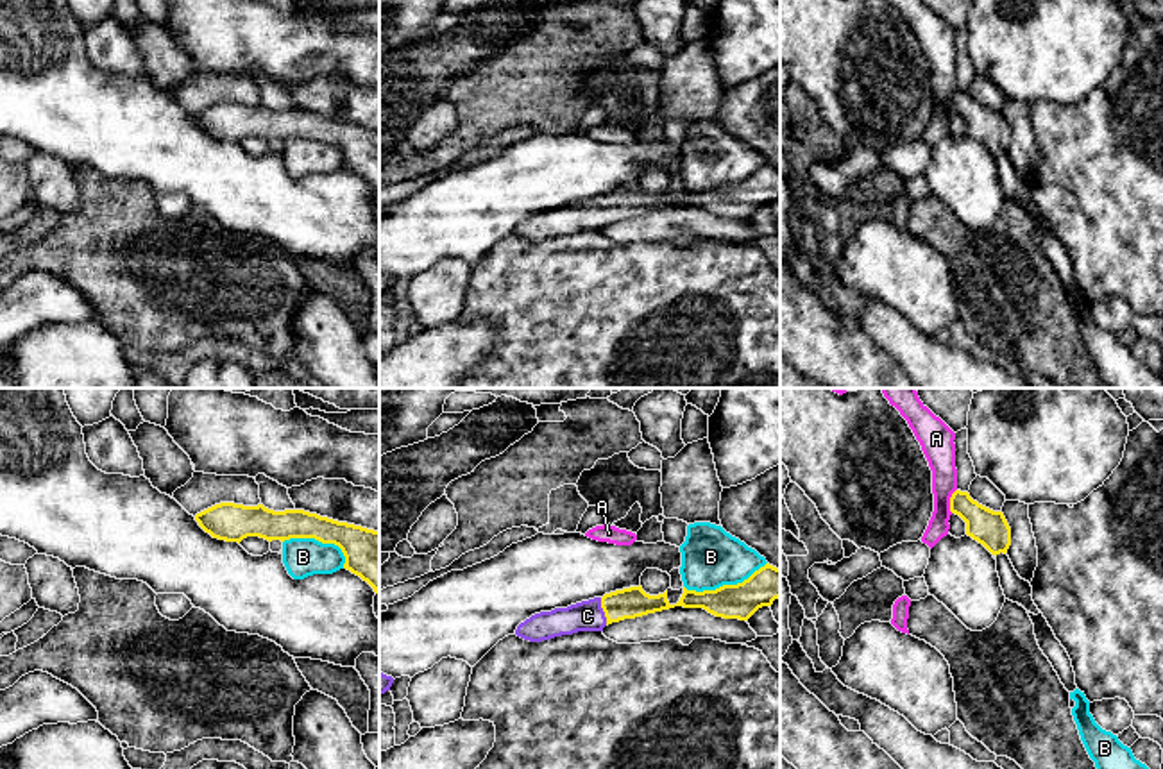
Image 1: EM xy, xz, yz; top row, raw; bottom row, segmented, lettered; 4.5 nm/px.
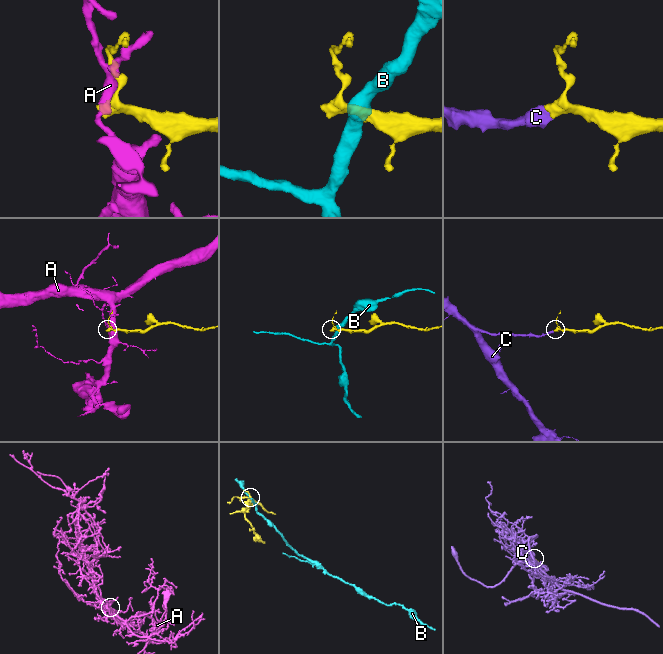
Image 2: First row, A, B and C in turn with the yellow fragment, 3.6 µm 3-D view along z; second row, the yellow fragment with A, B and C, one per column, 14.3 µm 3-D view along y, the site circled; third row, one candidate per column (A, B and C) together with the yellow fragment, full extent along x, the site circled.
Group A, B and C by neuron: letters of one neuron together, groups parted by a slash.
A / B / C

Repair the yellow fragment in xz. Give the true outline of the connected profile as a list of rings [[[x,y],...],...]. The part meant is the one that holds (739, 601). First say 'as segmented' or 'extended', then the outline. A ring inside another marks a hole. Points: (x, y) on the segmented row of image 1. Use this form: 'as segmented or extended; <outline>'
extended; [[[766,563],[737,585],[723,585],[716,590],[703,592],[687,590],[683,587],[683,594],[676,604],[667,601],[667,590],[658,596],[649,596],[639,585],[567,608],[540,612],[521,622],[515,635],[530,642],[542,642],[578,631],[603,631],[603,628],[612,622],[675,606],[703,608],[716,617],[748,621],[759,608],[771,606],[778,597],[780,569]]]

